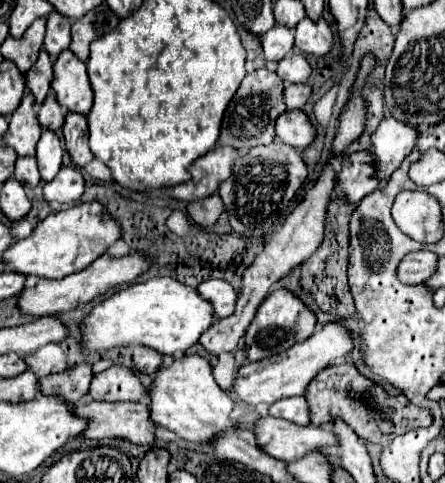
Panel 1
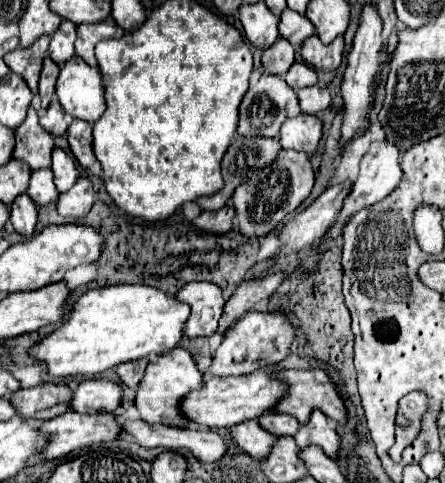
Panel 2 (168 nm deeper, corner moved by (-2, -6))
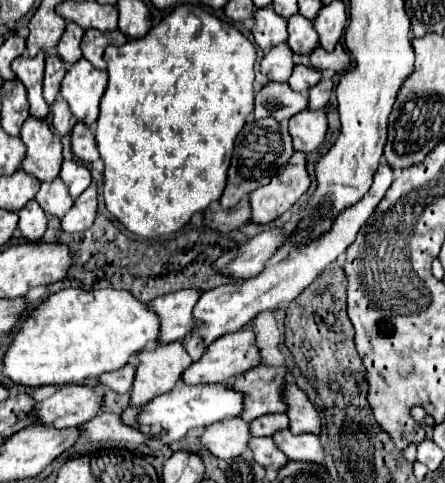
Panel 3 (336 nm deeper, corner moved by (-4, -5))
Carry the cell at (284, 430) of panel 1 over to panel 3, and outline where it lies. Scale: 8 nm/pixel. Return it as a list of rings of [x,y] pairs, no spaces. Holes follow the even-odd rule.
[[[240,417],[224,419],[220,423],[212,423],[204,427],[200,435],[202,447],[206,447],[218,459],[232,459],[246,451],[250,439],[248,423]]]

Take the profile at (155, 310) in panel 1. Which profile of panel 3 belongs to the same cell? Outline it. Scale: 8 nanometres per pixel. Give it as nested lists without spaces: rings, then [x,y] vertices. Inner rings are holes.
[[[62,289],[48,295],[36,309],[32,309],[16,329],[8,351],[4,353],[2,373],[16,385],[40,387],[40,385],[70,385],[84,379],[96,379],[106,371],[116,371],[128,363],[128,357],[140,353],[146,343],[158,339],[158,317],[146,309],[144,303],[134,299],[128,291],[120,289]]]

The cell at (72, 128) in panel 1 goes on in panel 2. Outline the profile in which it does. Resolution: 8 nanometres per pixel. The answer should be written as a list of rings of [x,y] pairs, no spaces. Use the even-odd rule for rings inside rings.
[[[74,120],[68,128],[68,144],[82,168],[90,168],[96,162],[96,156],[92,152],[92,124],[84,120]]]

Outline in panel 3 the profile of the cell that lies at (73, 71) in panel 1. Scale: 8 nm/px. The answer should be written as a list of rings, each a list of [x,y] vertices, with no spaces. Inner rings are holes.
[[[88,59],[76,61],[62,81],[62,97],[70,105],[72,115],[82,123],[96,123],[100,99],[108,85],[108,73],[96,69]]]

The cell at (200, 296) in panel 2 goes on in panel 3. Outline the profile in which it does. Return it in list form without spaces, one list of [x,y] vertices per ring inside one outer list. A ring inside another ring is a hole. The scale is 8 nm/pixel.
[[[186,289],[152,299],[146,307],[160,315],[160,343],[184,341],[194,325],[192,309],[200,299],[200,291]]]

